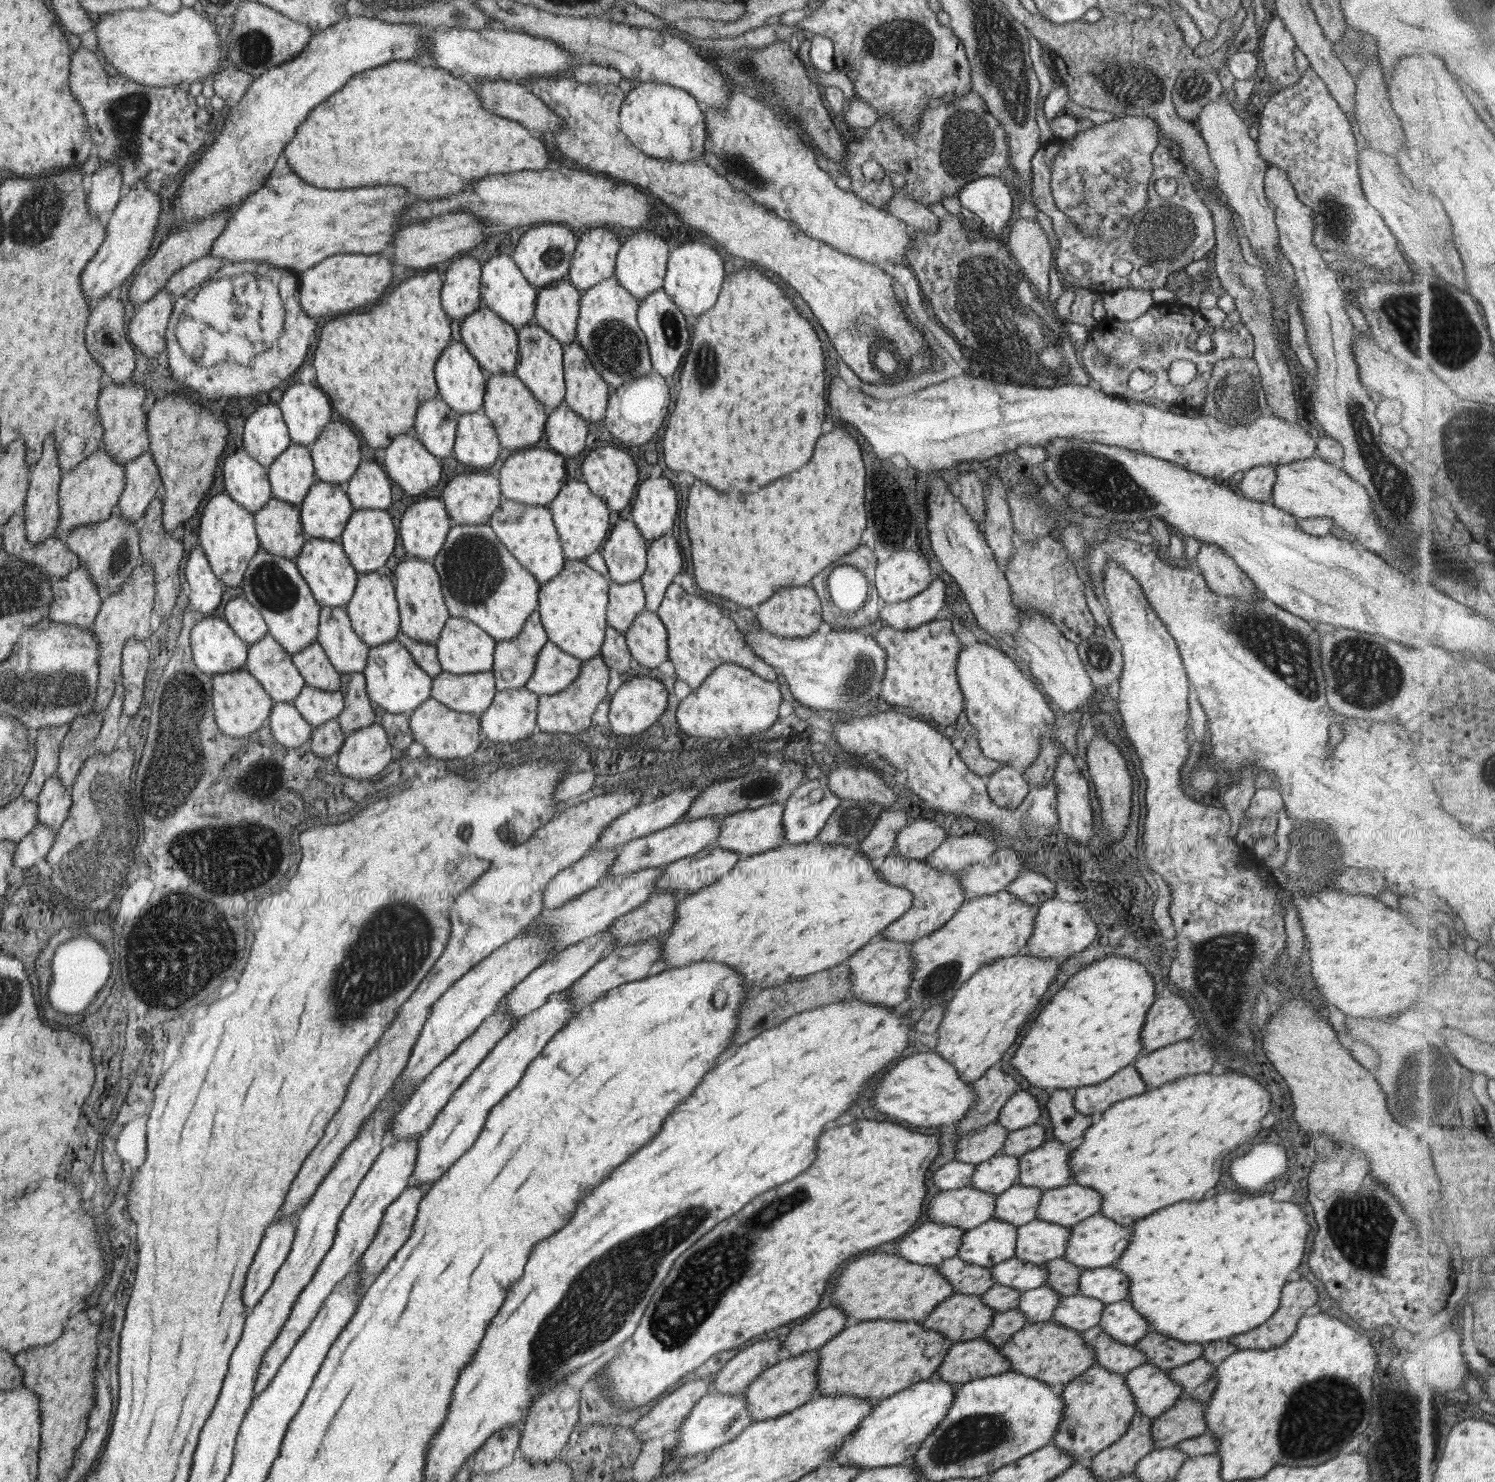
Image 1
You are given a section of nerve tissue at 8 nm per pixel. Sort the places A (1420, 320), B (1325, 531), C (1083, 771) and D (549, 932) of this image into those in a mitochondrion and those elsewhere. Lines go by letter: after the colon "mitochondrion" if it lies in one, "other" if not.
A: mitochondrion
B: other
C: other
D: other

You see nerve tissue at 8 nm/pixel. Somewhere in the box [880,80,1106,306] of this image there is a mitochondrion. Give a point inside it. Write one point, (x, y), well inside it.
(966, 139)

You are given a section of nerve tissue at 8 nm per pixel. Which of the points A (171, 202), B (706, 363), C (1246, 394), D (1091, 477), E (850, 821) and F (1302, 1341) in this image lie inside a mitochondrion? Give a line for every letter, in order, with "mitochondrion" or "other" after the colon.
A: other
B: mitochondrion
C: mitochondrion
D: mitochondrion
E: mitochondrion
F: other

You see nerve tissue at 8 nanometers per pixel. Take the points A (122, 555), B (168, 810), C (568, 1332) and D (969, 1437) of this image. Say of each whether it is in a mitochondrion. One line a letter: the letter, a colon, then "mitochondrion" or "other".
A: mitochondrion
B: mitochondrion
C: mitochondrion
D: mitochondrion

